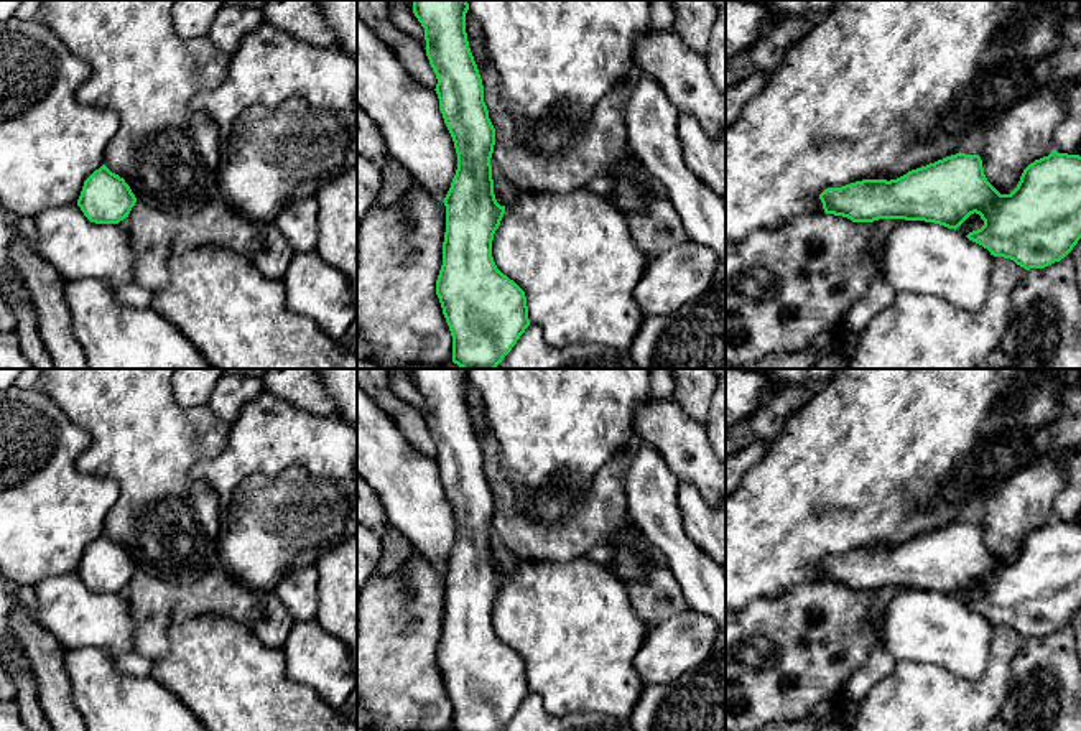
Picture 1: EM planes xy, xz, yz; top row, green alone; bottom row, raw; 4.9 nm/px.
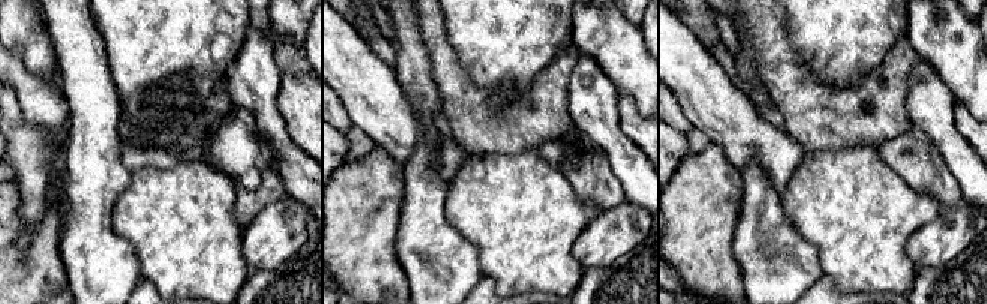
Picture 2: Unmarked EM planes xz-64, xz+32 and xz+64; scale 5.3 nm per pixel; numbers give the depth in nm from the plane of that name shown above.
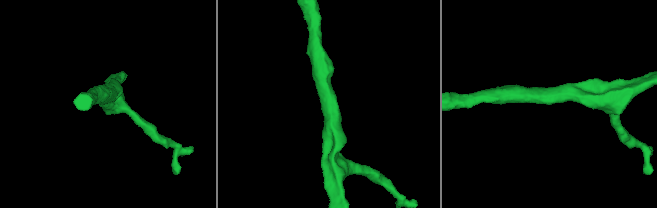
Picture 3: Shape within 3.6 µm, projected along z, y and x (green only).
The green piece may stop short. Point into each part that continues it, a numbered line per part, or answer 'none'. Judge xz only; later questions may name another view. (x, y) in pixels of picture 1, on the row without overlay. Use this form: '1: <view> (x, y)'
none

